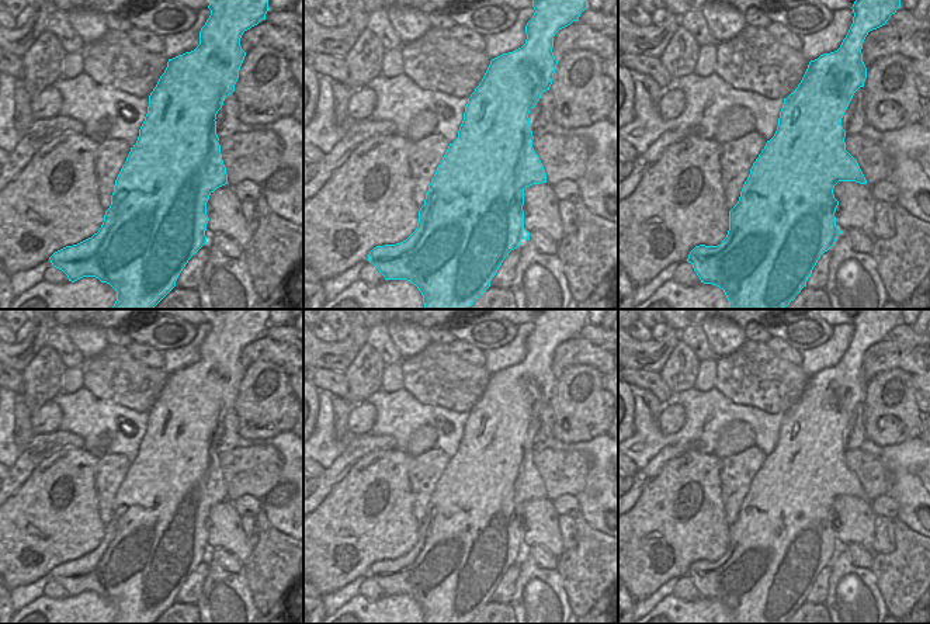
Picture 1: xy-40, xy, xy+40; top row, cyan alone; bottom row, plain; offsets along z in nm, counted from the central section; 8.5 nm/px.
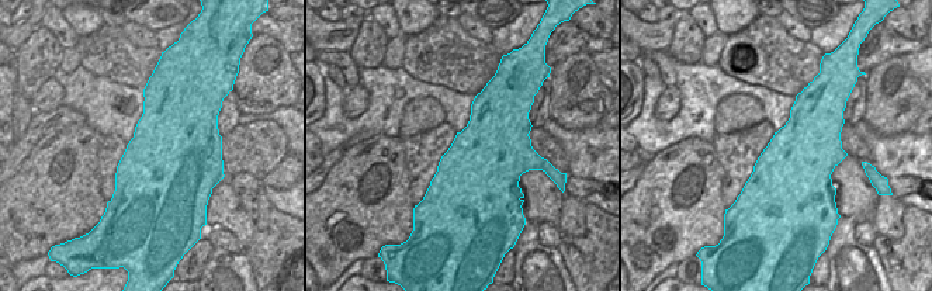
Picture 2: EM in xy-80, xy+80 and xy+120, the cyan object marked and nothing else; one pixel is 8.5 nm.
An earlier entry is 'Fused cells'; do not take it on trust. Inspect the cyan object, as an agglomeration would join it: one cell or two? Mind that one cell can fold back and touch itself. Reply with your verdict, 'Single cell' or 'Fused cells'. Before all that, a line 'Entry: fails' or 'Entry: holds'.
Entry: fails
Single cell.

